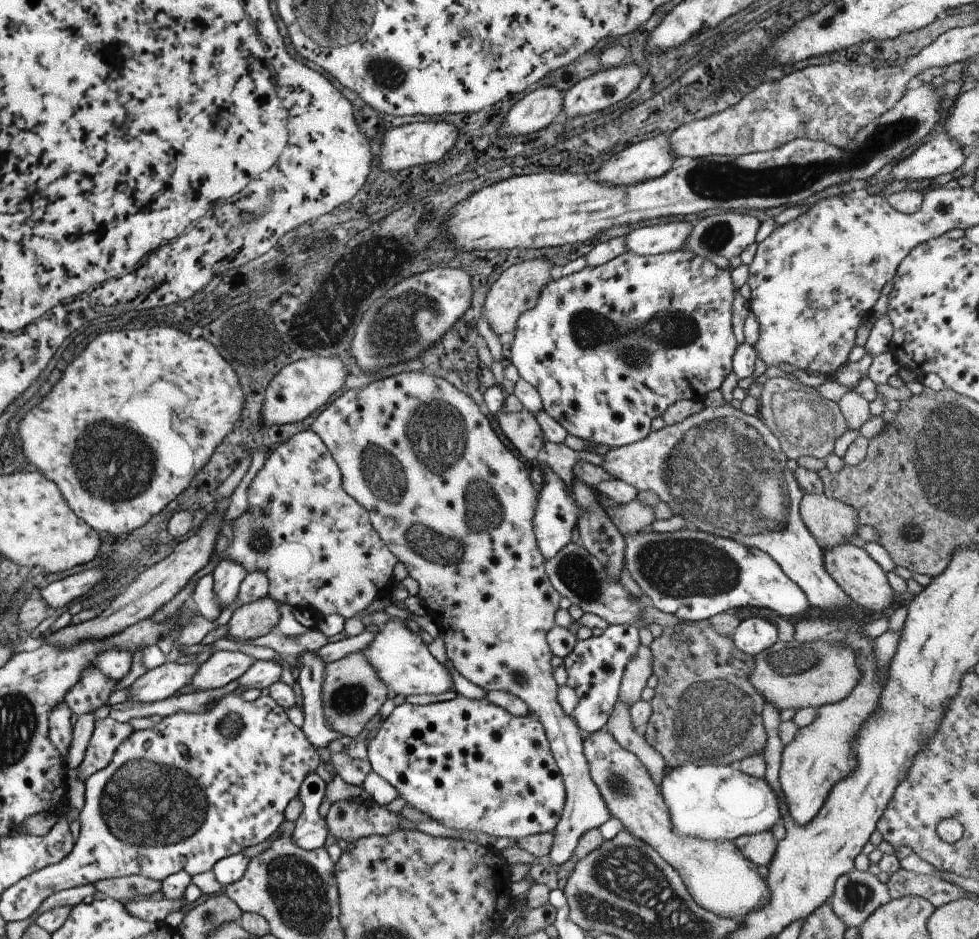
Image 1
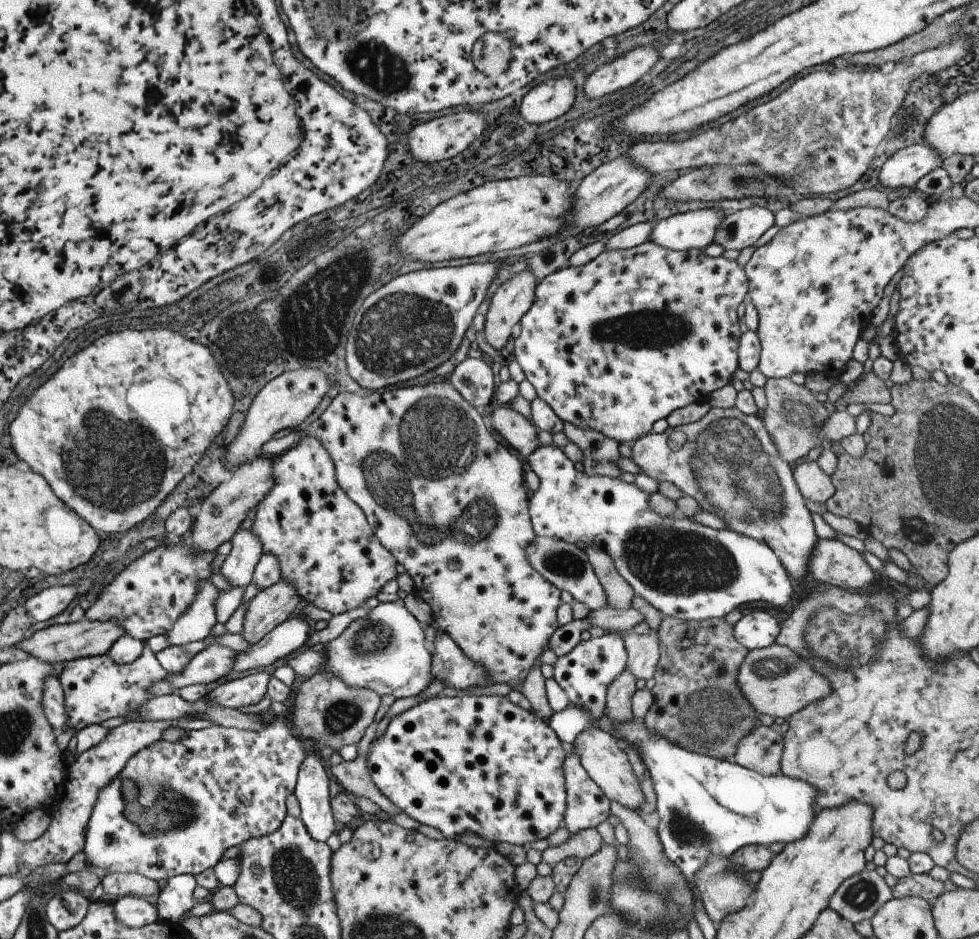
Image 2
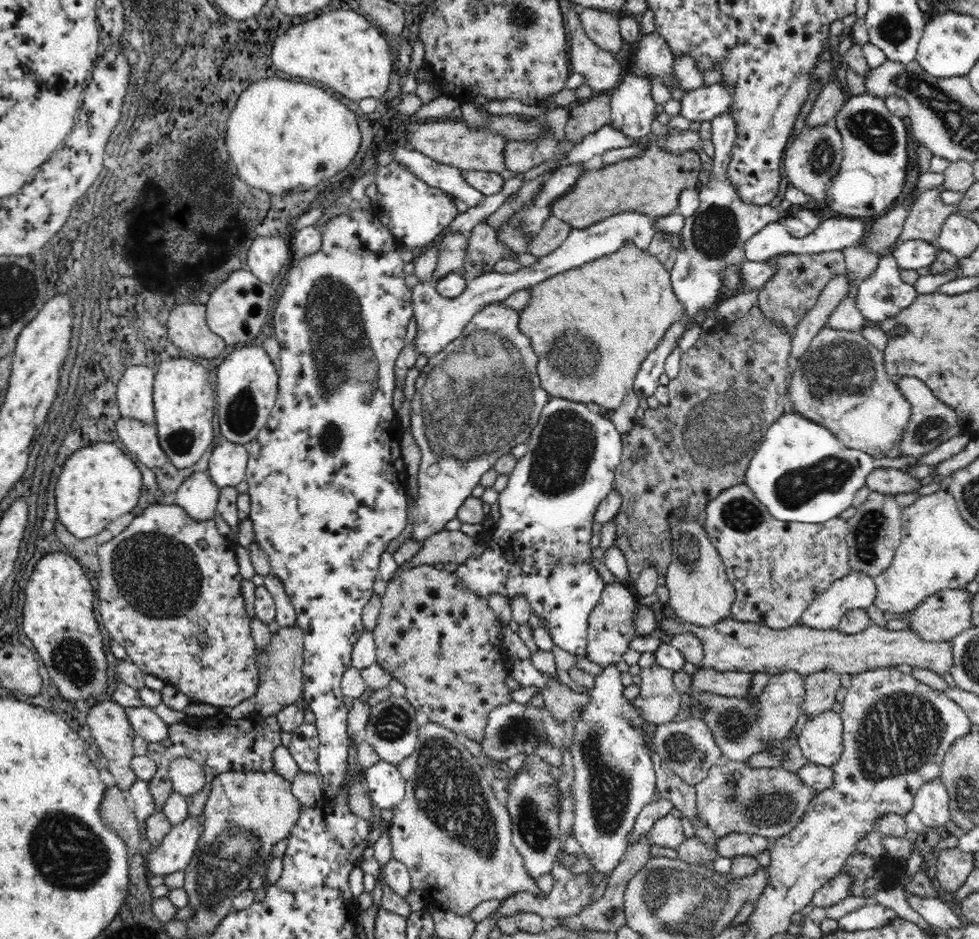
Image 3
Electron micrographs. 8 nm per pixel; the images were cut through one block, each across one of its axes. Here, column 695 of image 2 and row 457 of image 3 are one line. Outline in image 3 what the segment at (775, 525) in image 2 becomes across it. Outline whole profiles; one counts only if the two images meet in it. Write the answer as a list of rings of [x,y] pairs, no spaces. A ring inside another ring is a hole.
[[[490,304],[482,308],[462,336],[448,344],[440,354],[446,354],[438,366],[428,374],[428,366],[420,370],[416,380],[416,396],[410,404],[410,432],[414,444],[422,454],[418,472],[418,496],[416,496],[416,524],[410,534],[410,542],[424,544],[430,536],[446,530],[448,522],[458,518],[460,506],[472,496],[474,488],[480,486],[482,476],[490,472],[496,462],[510,454],[516,446],[528,444],[534,428],[540,424],[542,410],[552,400],[542,388],[538,376],[538,354],[526,334],[518,330],[520,312],[506,310],[502,304]]]

